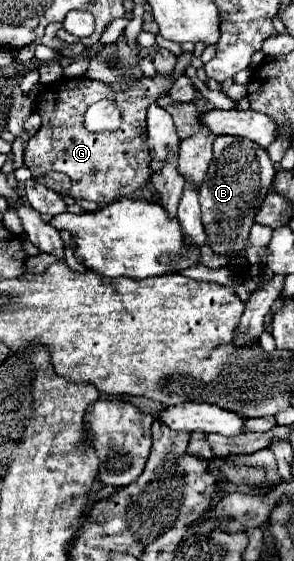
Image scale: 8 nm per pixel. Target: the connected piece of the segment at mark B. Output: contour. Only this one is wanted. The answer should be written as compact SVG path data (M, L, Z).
M221 135L213 143L213 161L209 163L207 175L199 187L201 221L207 231L211 249L219 255L235 255L247 245L249 229L253 225L253 211L257 203L269 193L269 185L275 177L273 161L267 151L245 137Z

